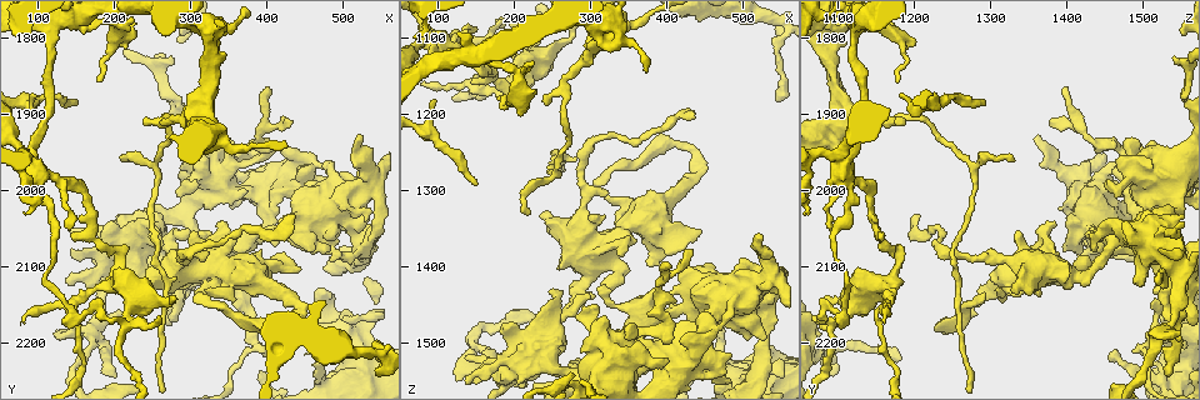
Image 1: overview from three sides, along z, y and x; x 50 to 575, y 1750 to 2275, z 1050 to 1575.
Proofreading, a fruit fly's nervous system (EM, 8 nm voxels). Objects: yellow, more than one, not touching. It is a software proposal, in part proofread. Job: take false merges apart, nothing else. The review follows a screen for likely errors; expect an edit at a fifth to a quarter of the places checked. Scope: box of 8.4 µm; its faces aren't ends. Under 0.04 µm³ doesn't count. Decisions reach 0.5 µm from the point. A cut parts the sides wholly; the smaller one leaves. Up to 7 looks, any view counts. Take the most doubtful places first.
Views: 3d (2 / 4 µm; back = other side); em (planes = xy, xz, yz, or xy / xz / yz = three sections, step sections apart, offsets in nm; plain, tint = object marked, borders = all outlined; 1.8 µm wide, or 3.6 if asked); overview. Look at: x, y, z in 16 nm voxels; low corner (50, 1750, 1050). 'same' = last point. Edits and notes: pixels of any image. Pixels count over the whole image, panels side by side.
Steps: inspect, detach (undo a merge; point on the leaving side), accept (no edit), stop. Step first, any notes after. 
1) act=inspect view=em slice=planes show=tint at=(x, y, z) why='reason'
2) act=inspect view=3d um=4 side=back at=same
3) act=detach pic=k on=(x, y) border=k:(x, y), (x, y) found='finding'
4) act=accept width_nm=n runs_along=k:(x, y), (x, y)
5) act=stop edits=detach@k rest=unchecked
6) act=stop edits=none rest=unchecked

act=inspect view=em um=3.6 slice=planes show=tint at=(155, 2140, 1170) why='abrupt turn'

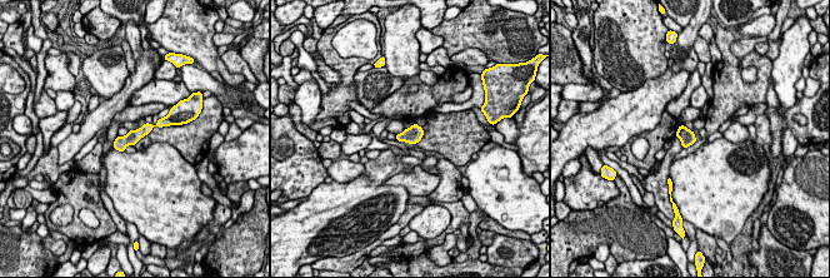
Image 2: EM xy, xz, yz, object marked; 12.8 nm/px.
act=accept runs_along=2:(161, 122), (116, 145) found='continuous, no second cell'

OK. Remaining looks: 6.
act=inspect view=em um=3.6 slice=planes show=tint at=(340, 1995, 1520) why='thick turns thin'

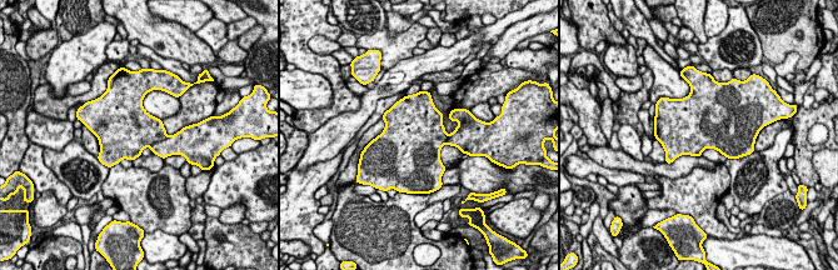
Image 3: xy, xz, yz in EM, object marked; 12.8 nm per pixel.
act=accept found='one cell here'

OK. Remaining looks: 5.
act=inspect view=3d um=4 at=(480, 2080, 1410) why='sudden change in width'

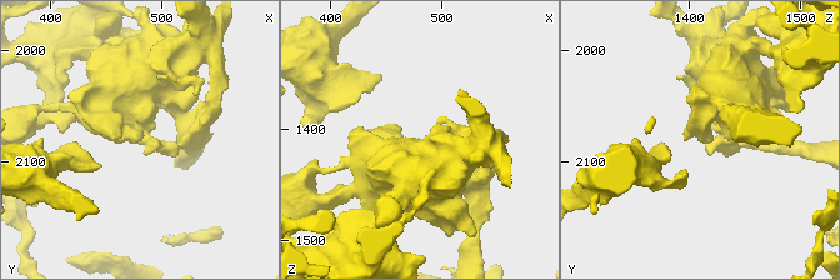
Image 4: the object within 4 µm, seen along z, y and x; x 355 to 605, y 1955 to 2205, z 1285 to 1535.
act=inspect view=em slice=planes show=tint at=(480, 2076, 1410)

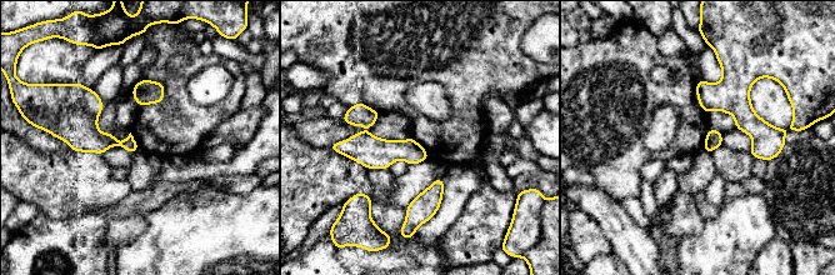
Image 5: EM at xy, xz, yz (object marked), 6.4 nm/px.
act=accept runs_along=5:(350, 114), (381, 150), (424, 156) found='one cell here'

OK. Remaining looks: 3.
act=stop edits=none rest=unchecked

